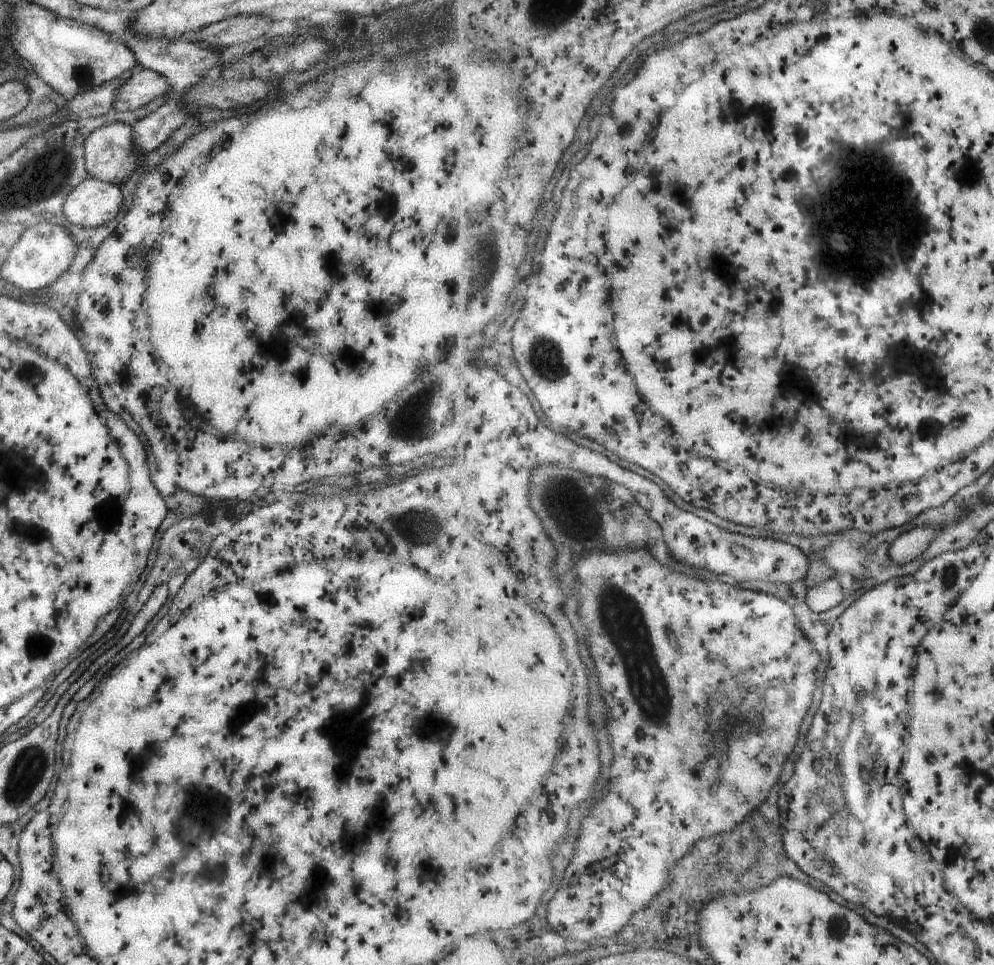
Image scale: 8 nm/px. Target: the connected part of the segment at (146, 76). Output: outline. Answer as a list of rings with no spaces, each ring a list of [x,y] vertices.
[[[140,68],[119,88],[112,108],[116,111],[134,111],[139,107],[150,109],[157,105],[157,99],[163,97],[170,84],[157,71]]]

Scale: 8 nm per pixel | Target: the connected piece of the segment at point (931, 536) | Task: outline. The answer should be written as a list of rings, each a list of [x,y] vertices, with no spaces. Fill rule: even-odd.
[[[929,525],[915,527],[895,539],[889,550],[890,557],[898,565],[908,565],[919,556],[923,556],[933,540],[935,540],[935,530]]]

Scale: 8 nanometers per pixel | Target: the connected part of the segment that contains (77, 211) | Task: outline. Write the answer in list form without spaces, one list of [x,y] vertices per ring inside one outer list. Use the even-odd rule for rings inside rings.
[[[86,178],[65,197],[61,217],[67,224],[94,229],[113,218],[120,206],[118,186]]]

